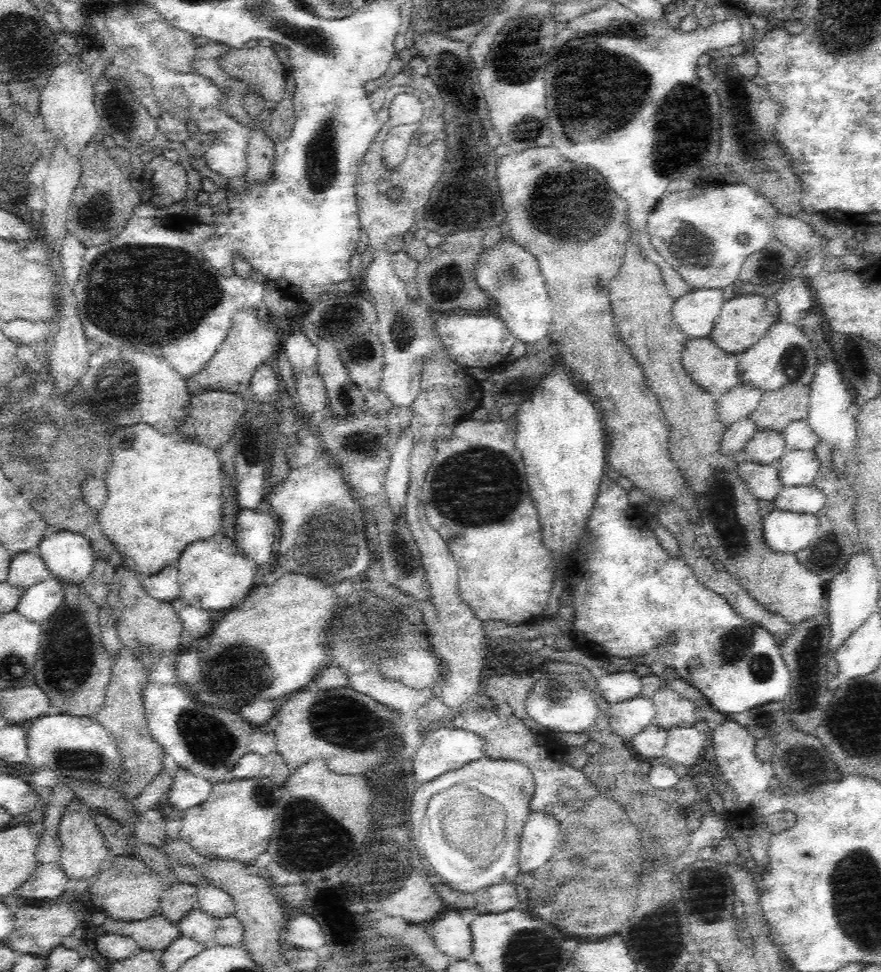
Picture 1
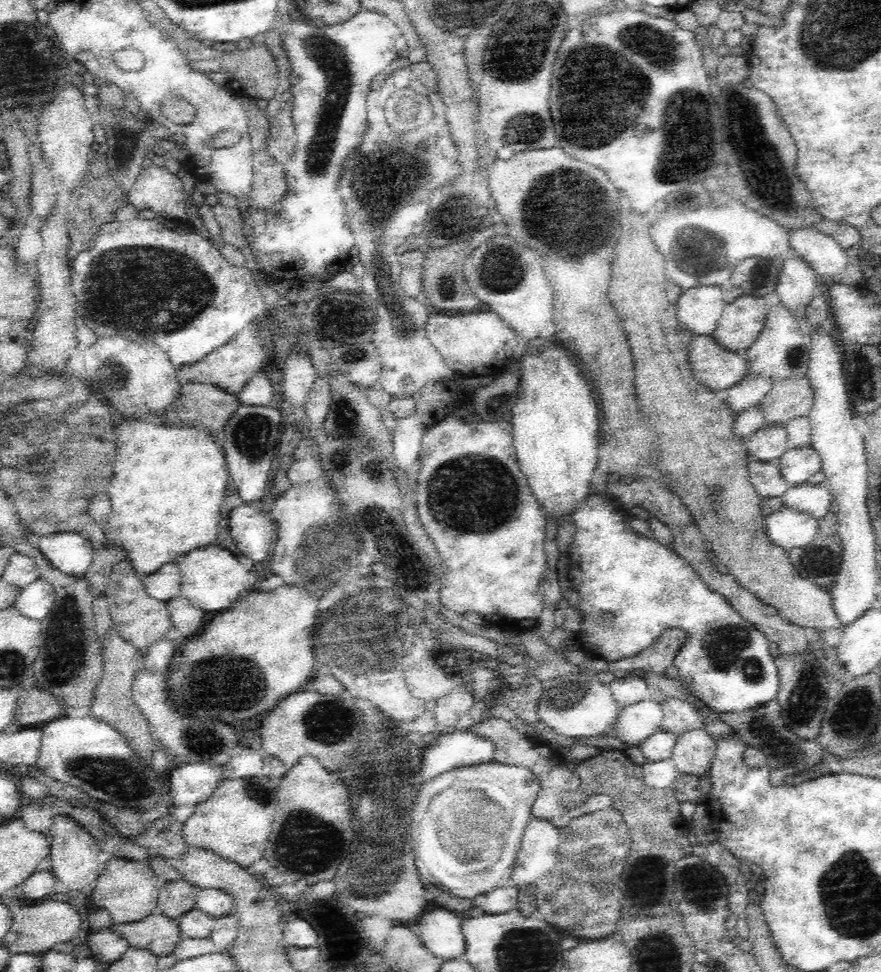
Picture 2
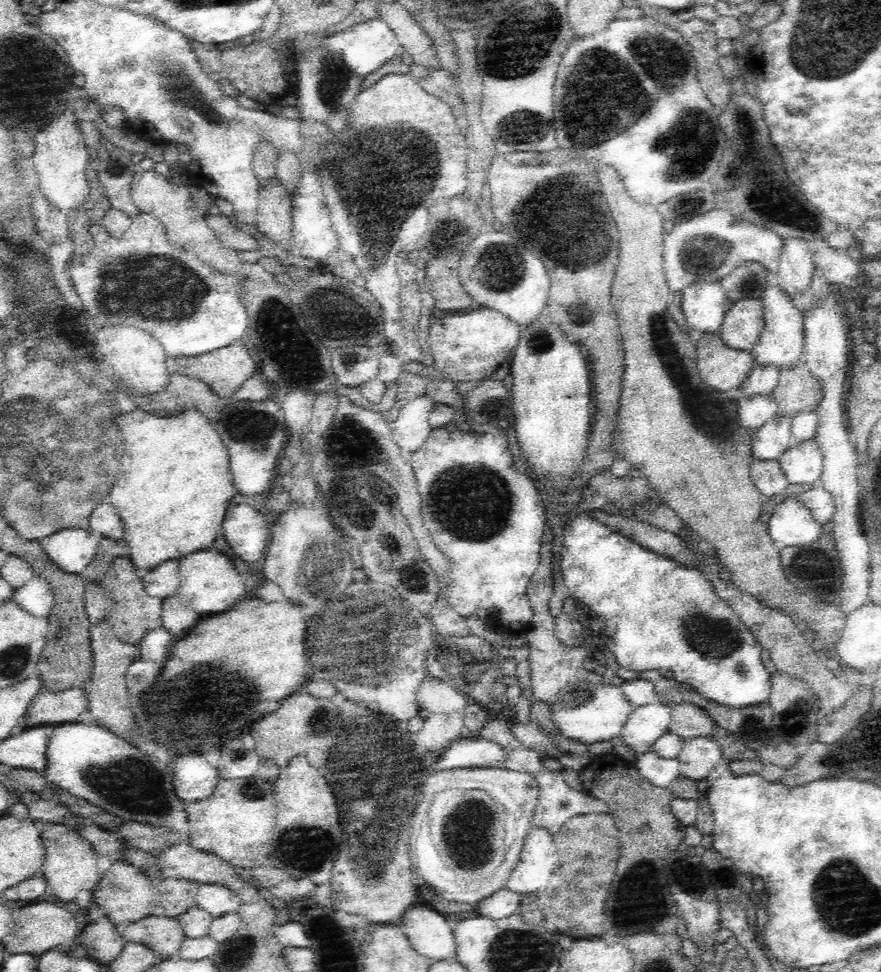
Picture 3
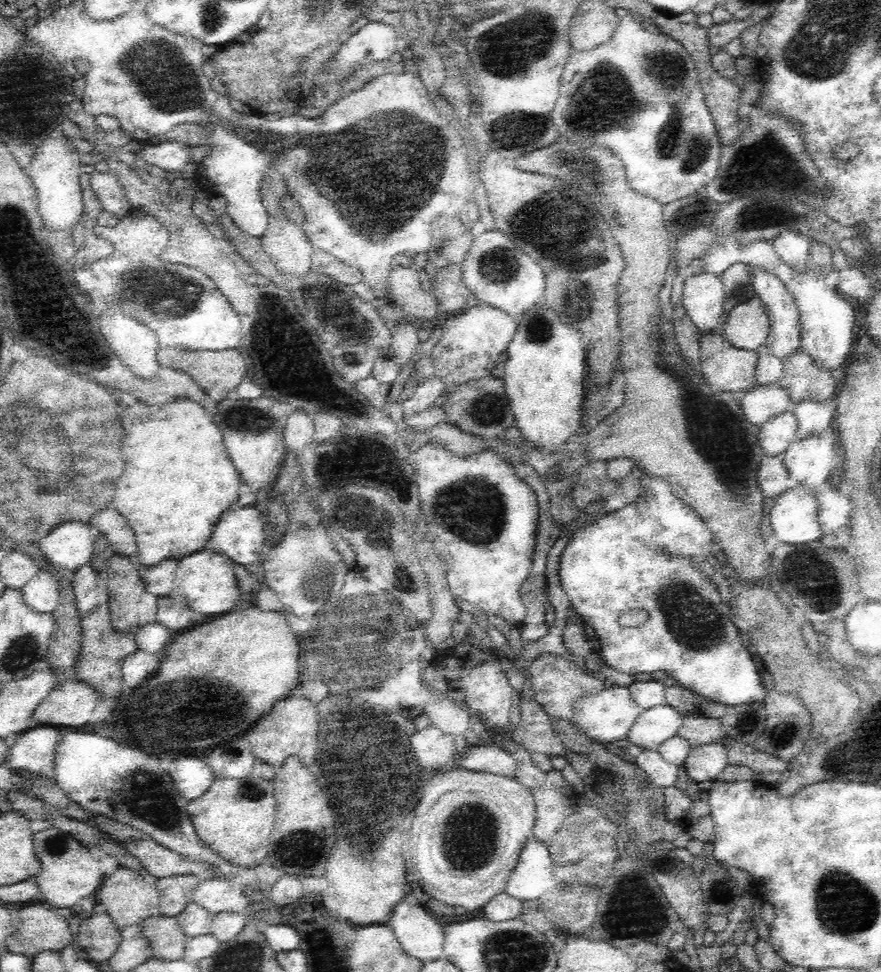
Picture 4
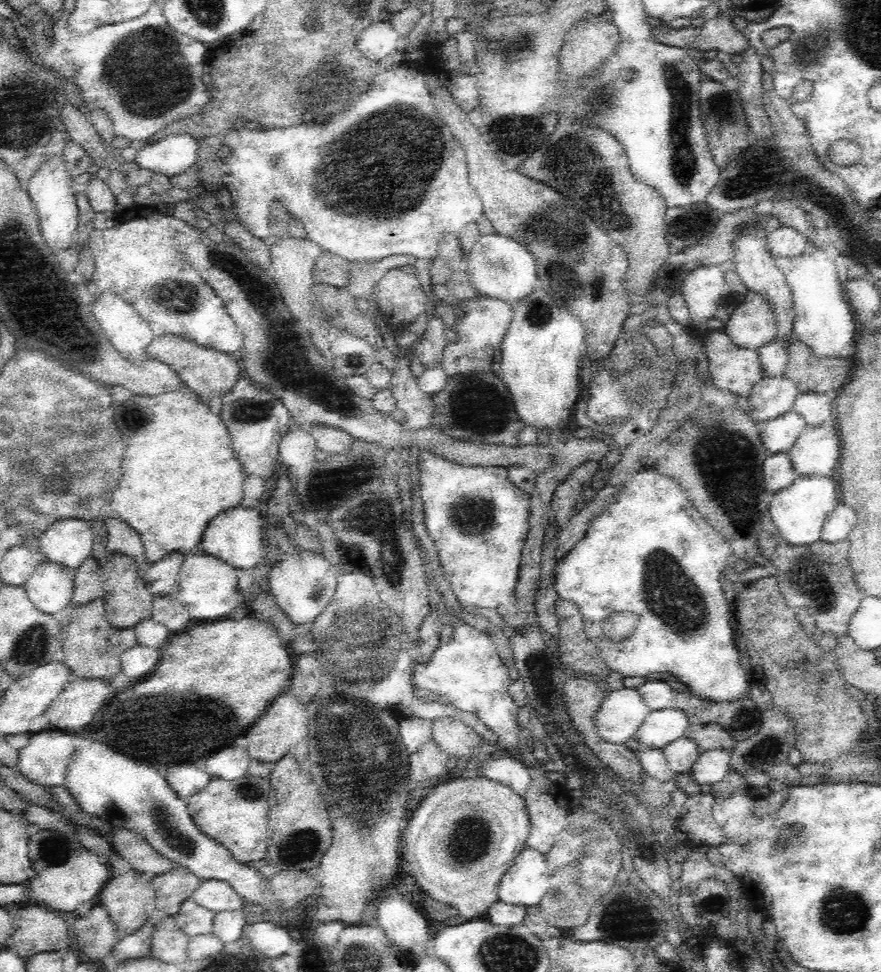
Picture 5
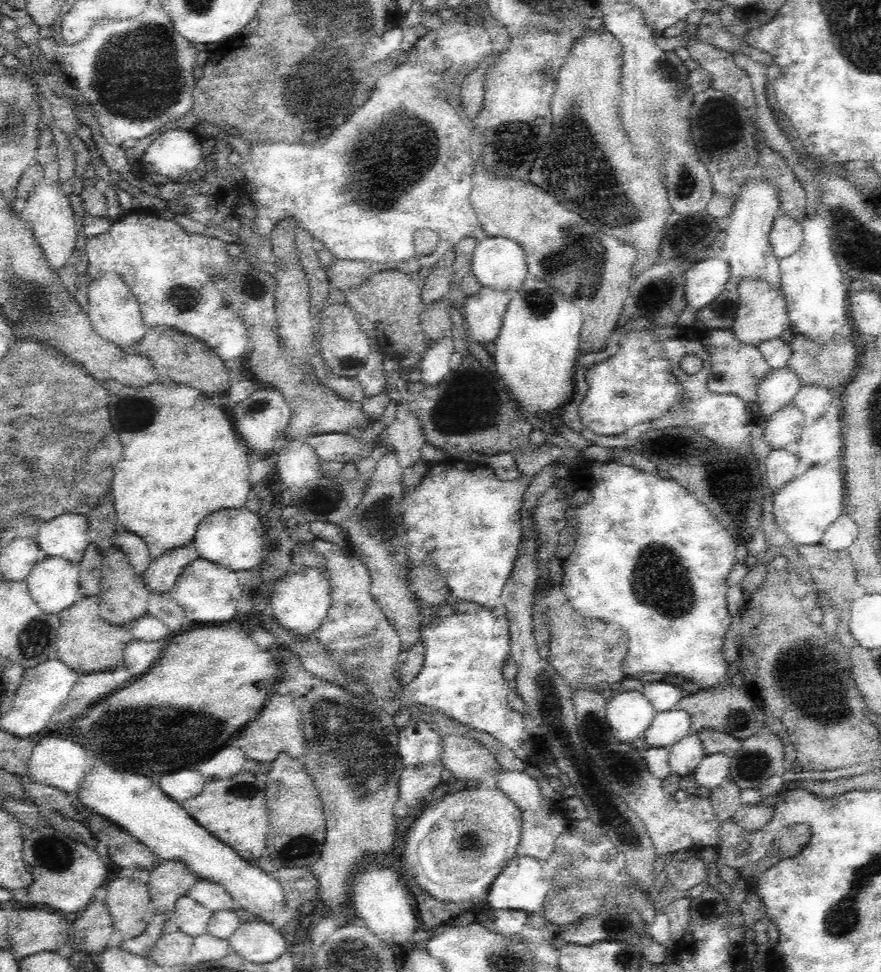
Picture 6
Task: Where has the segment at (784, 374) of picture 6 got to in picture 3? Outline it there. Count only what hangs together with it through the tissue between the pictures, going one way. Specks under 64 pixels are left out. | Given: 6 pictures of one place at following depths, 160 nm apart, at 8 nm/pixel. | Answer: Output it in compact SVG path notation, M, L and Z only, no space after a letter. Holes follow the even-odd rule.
M768 396L742 397L737 400L740 425L752 432L776 416L777 404Z

